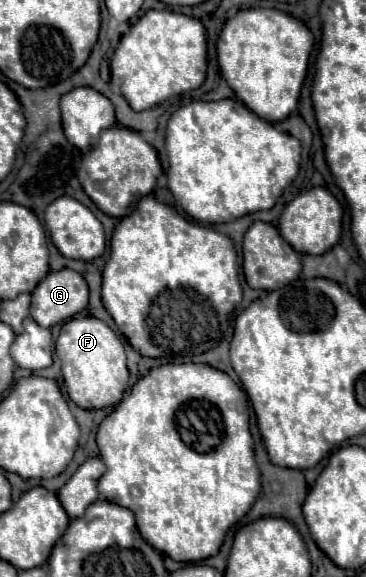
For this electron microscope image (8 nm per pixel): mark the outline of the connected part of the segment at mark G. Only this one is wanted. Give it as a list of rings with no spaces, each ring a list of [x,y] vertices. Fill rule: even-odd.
[[[73,269],[51,271],[31,293],[31,317],[41,327],[53,327],[87,307],[89,289]]]

